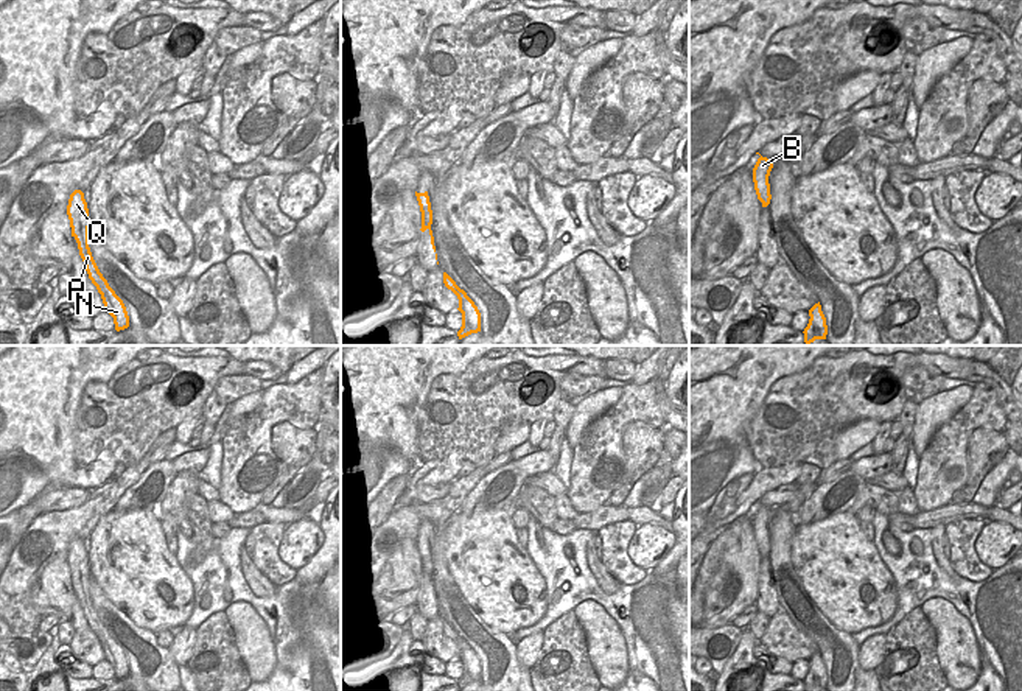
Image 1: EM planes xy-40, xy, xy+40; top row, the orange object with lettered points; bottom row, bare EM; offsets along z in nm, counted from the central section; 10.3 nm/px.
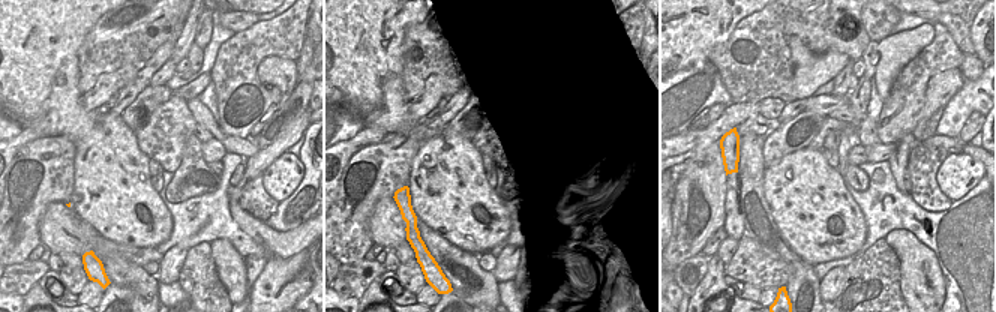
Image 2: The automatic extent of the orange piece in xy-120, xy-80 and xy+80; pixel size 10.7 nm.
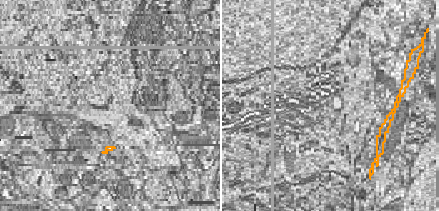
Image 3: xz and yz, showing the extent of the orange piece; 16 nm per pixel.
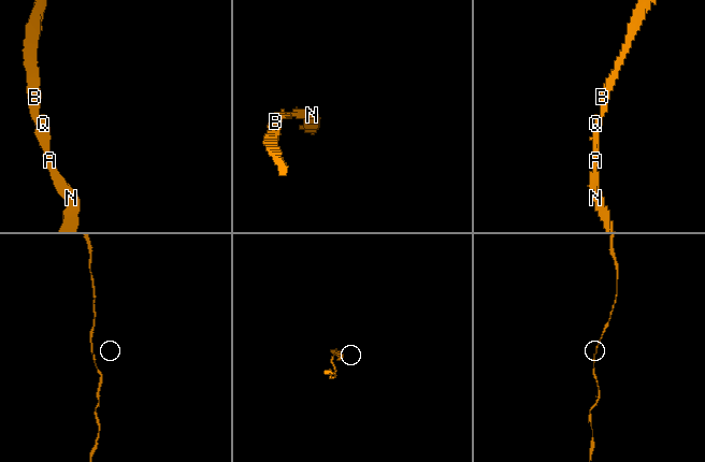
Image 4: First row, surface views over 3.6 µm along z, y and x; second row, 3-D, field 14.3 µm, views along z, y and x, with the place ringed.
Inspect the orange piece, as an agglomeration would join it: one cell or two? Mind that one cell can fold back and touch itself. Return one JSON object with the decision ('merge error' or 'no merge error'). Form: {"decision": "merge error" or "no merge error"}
{"decision": "no merge error"}

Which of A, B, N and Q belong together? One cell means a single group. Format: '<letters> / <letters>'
A B N Q

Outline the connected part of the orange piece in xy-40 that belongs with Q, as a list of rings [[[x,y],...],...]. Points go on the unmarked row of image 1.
[[[75,538],[70,543],[67,563],[70,568],[72,585],[78,591],[79,604],[84,610],[89,627],[96,635],[101,643],[104,660],[107,660],[114,666],[115,679],[124,679],[129,675],[129,665],[123,649],[115,643],[115,640],[109,635],[107,629],[100,621],[90,596],[89,596],[89,557],[84,548],[84,542],[81,538]]]

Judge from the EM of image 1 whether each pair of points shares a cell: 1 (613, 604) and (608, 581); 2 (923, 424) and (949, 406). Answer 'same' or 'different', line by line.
1: different
2: same

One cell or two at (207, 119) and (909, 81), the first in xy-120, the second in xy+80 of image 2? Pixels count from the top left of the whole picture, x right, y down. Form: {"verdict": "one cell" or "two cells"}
{"verdict": "two cells"}

